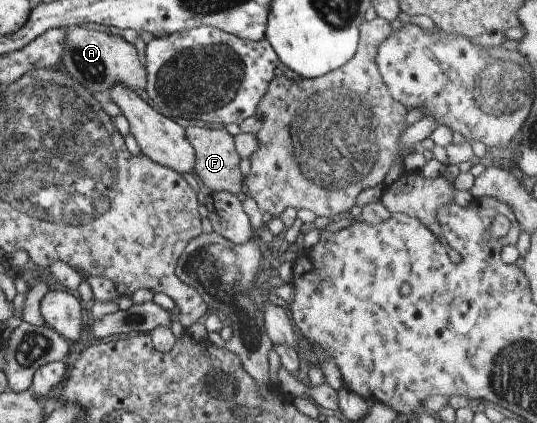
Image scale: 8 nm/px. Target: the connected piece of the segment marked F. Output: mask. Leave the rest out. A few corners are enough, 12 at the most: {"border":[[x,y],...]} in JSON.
{"border":[[187,127],[193,175],[203,190],[242,197],[232,136]]}

